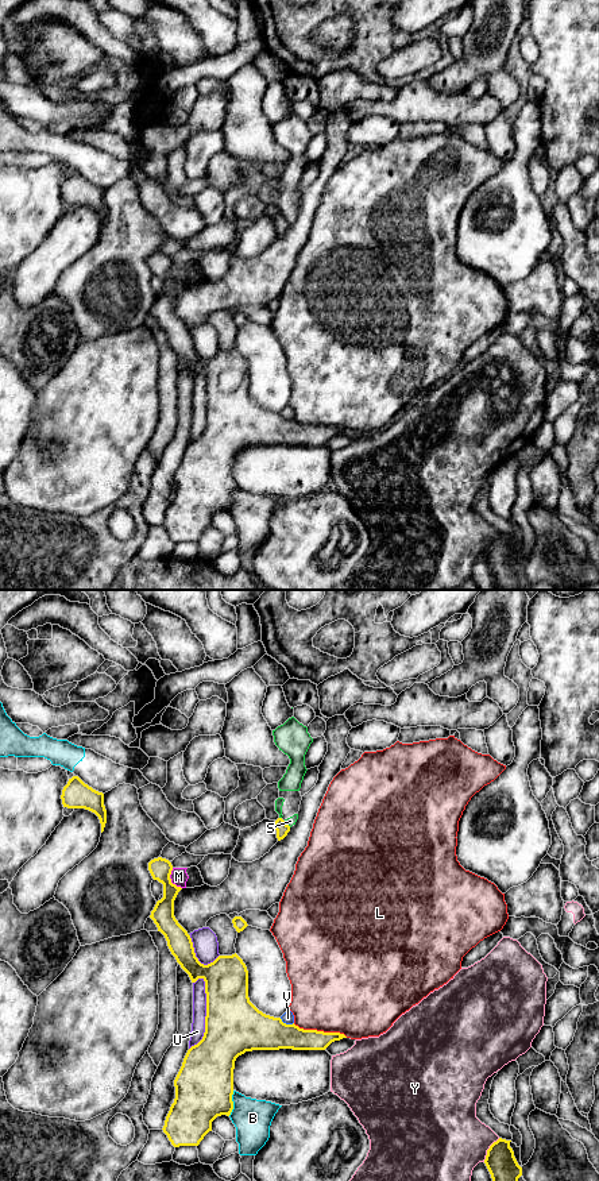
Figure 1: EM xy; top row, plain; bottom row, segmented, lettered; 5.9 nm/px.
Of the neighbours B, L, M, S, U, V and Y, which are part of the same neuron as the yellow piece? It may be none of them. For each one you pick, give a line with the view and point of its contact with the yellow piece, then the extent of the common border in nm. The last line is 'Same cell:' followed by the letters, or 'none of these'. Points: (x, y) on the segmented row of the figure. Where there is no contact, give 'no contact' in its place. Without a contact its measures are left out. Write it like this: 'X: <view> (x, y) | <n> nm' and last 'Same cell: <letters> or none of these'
Same cell: none of these

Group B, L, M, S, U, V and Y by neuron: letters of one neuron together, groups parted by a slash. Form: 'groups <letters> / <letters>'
groups B / L / M / S Y / U / V

